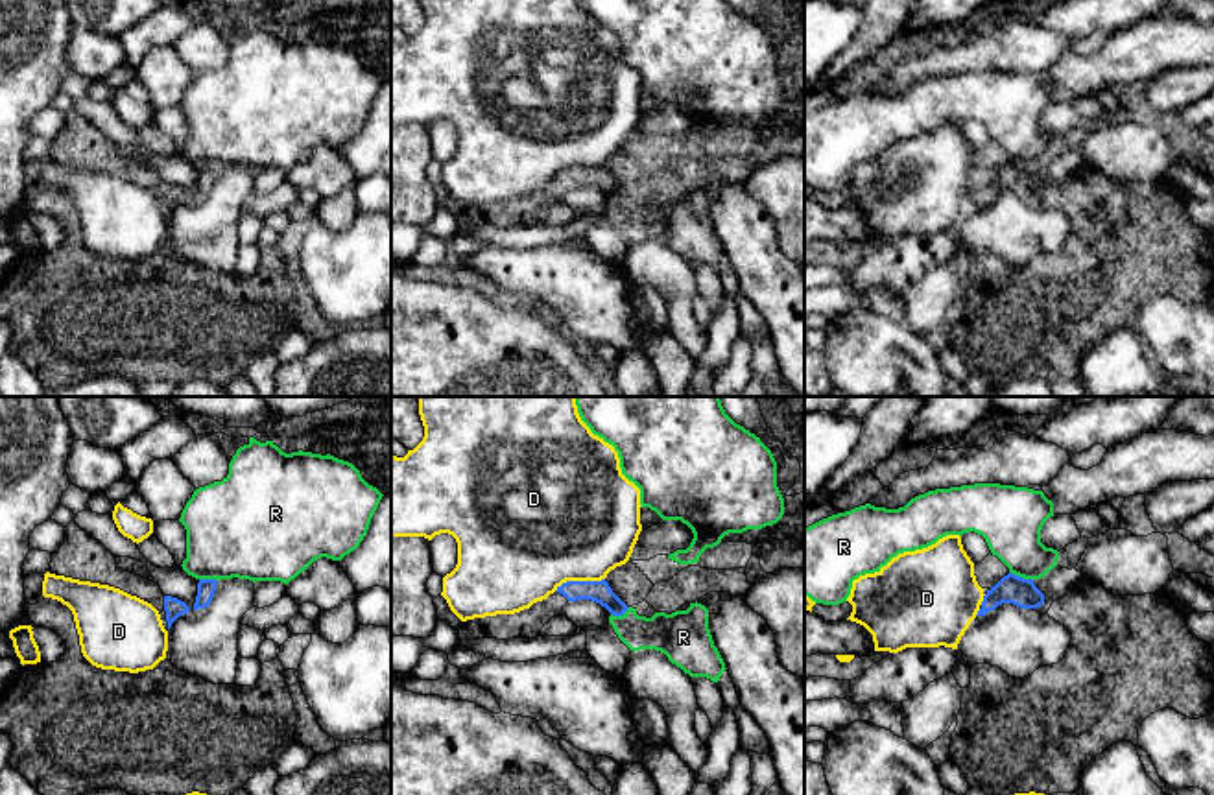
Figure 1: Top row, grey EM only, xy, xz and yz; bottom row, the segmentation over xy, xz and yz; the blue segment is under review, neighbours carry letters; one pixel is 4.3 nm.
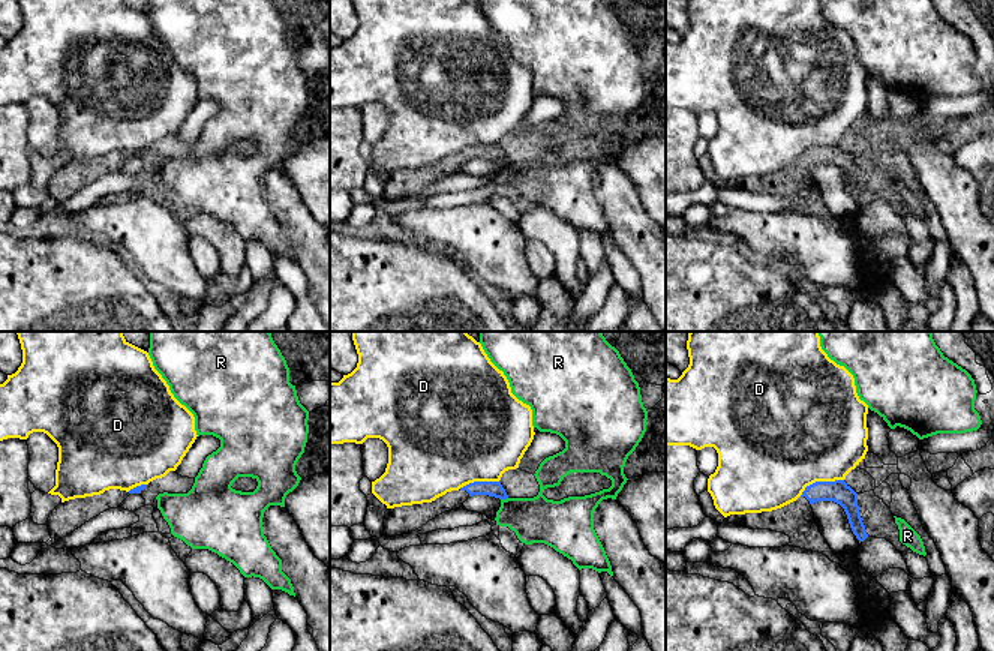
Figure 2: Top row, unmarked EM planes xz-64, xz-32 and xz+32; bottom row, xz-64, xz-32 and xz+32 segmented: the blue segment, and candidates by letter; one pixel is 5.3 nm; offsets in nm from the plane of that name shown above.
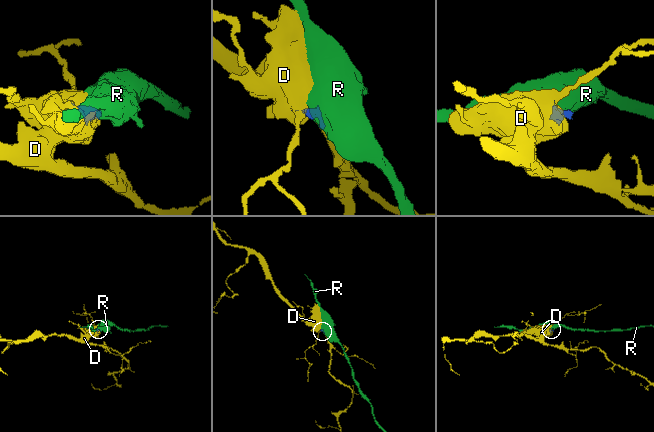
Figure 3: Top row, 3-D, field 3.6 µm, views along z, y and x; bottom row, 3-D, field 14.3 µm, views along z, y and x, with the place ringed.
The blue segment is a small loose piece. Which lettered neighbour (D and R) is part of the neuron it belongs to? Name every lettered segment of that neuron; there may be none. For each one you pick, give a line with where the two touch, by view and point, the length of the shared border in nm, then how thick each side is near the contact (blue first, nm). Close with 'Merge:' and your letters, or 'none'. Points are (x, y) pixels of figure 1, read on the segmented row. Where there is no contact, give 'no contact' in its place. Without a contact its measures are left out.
Merge: none

